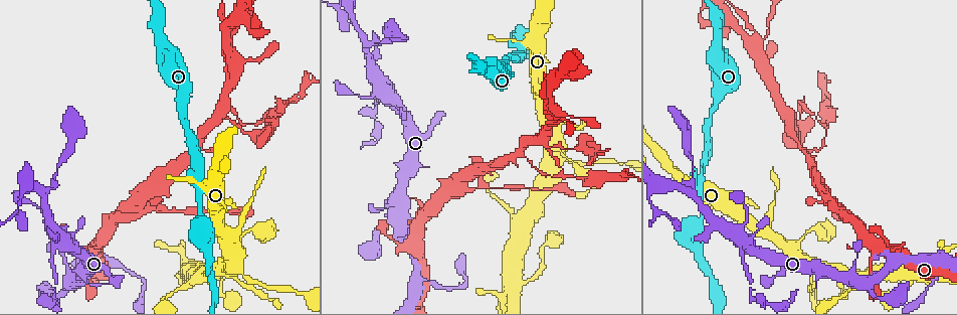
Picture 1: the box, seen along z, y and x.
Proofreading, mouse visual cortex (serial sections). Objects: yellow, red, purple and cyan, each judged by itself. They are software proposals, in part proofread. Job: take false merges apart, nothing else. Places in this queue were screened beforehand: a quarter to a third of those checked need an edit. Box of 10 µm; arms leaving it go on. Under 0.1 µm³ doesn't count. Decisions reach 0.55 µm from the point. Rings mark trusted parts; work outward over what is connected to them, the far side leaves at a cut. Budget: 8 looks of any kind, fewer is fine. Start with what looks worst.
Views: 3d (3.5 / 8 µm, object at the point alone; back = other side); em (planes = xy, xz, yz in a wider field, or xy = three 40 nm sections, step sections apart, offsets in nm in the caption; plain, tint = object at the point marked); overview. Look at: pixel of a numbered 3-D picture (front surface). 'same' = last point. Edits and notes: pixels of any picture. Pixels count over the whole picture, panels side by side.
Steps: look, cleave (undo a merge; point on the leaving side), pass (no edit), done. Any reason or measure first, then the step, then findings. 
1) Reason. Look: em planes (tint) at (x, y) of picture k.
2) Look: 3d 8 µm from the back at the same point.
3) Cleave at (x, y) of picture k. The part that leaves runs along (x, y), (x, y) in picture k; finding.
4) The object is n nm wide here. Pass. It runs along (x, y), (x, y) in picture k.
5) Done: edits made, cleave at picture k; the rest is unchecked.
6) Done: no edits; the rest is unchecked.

Calibre changes. Look: 3d 3.5 µm at (248, 276) of picture 1.

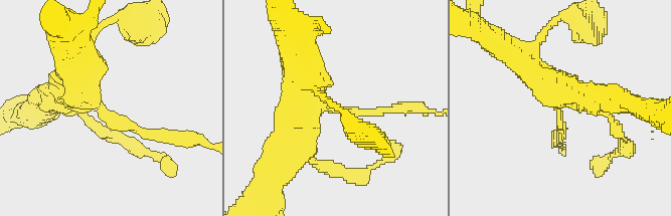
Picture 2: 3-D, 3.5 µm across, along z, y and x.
Look: em planes (tint) at (332, 110) of picture 2.

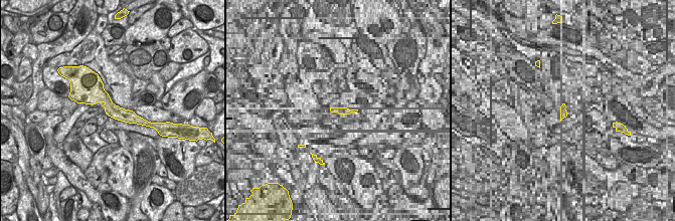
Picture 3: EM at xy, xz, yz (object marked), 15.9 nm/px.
The arms are 150, 450 nm wide. Pass. It runs along (82, 100), (102, 98), (142, 122) in picture 3; continuous, no second cell.

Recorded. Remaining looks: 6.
Three-way junction. Look: 3d 3.5 µm at (743, 245) of picture 1.

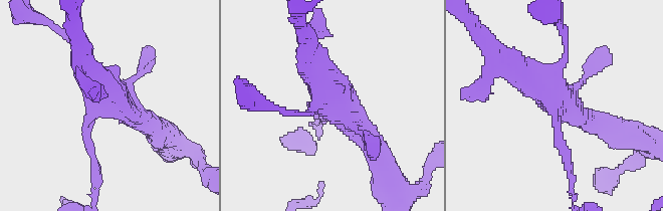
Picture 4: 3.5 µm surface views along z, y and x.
Look: em xy step 1 (tint) at (97, 109) of picture 4.

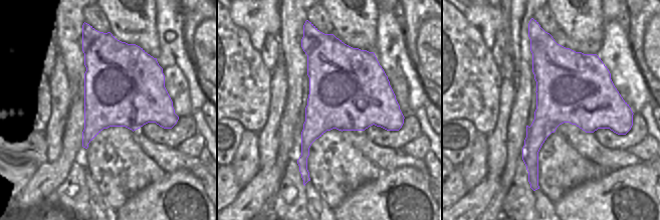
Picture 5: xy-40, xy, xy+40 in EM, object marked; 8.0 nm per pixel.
Pass. It runs along (371, 144), (327, 97), (306, 51) in picture 4; one cell here.

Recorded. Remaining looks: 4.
Branch point. Look: 3d 3.5 µm at (835, 207) of picture 1.

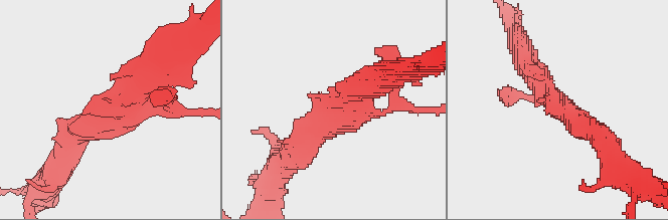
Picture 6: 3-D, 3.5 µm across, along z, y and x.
Pass. One cell here.

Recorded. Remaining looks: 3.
Done: no edits; the rest is unchecked.

